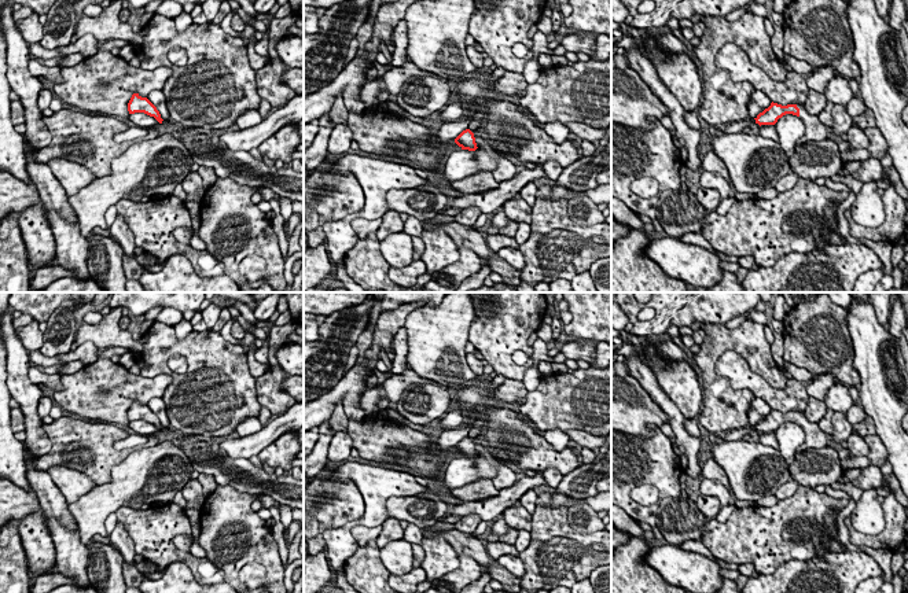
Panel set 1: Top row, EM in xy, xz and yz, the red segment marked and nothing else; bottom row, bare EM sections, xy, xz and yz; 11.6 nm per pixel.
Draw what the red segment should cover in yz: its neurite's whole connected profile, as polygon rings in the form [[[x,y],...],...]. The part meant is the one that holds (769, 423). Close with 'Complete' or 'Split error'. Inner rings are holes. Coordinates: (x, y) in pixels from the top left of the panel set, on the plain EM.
[[[772,409],[771,413],[760,420],[754,427],[760,434],[775,432],[778,427],[786,421],[797,423],[805,431],[805,442],[801,446],[804,450],[827,446],[827,434],[821,431],[817,423],[809,421],[805,413],[801,412],[782,413]]]. Split error

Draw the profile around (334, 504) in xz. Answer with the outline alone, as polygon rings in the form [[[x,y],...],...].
[[[315,478],[304,489],[304,509],[319,522],[320,534],[306,538],[308,553],[315,556],[324,550],[321,534],[330,528],[343,527],[364,516],[364,500],[353,482]]]

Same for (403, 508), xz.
[[[427,490],[409,497],[390,497],[386,501],[386,511],[391,518],[423,528],[448,516],[448,504],[440,494]]]

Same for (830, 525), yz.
[[[841,511],[839,512],[837,512],[837,513],[826,513],[824,515],[824,519],[826,519],[826,522],[824,522],[824,530],[826,531],[831,531],[832,533],[832,537],[837,539],[837,541],[839,541],[838,539],[838,523],[837,523],[837,519],[838,519],[838,515],[841,513]]]

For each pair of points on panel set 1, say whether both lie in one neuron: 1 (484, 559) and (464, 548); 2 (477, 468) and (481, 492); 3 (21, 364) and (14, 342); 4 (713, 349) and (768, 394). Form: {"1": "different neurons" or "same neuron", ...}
{"1": "same neuron", "2": "different neurons", "3": "same neuron", "4": "different neurons"}

